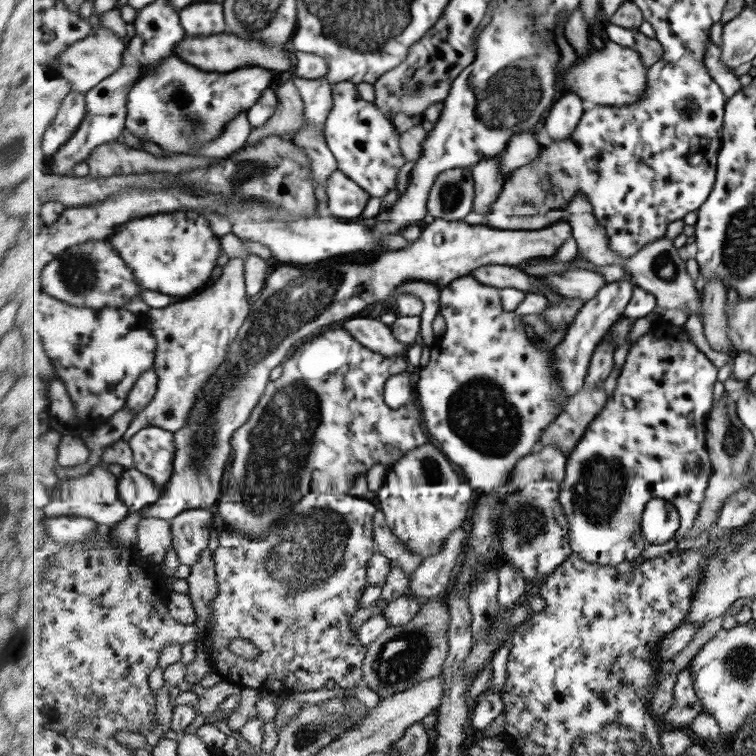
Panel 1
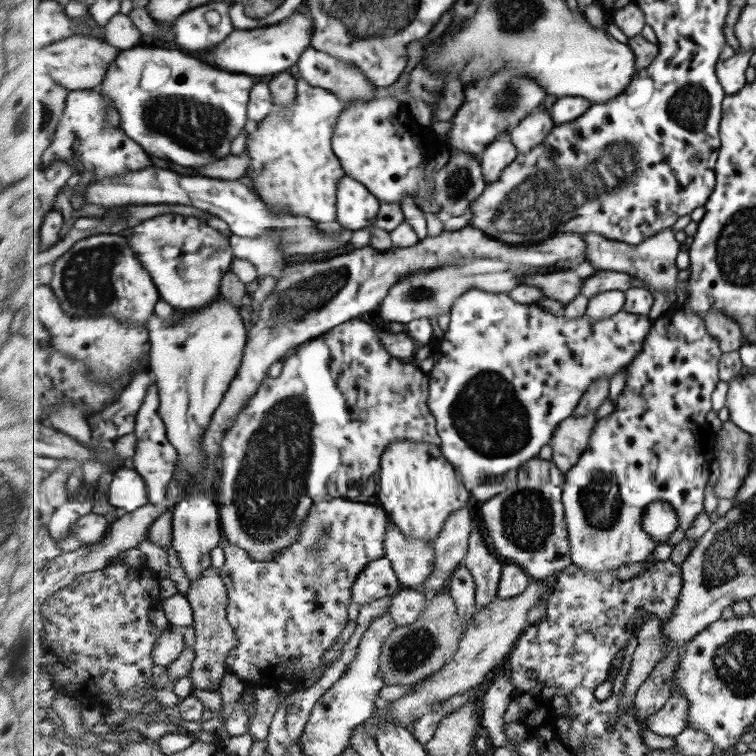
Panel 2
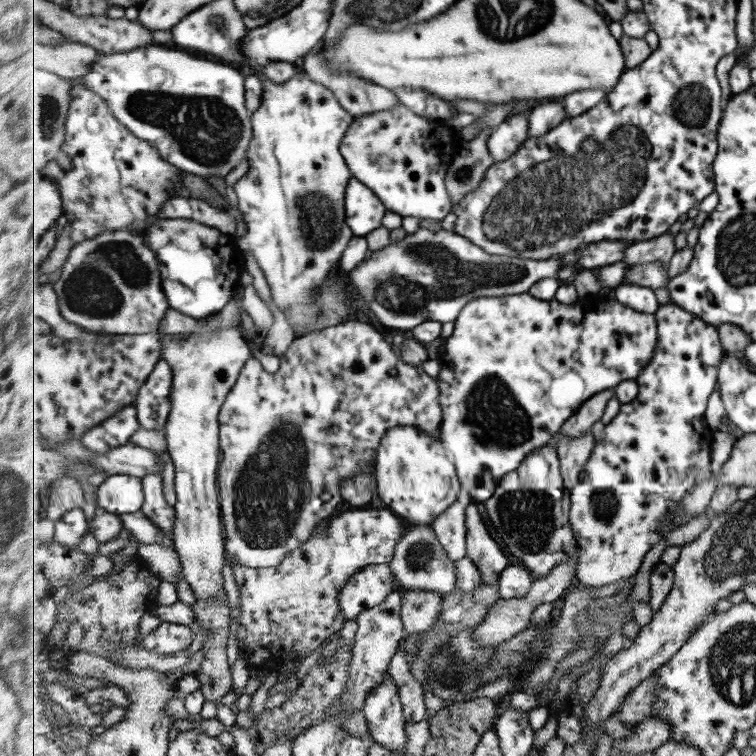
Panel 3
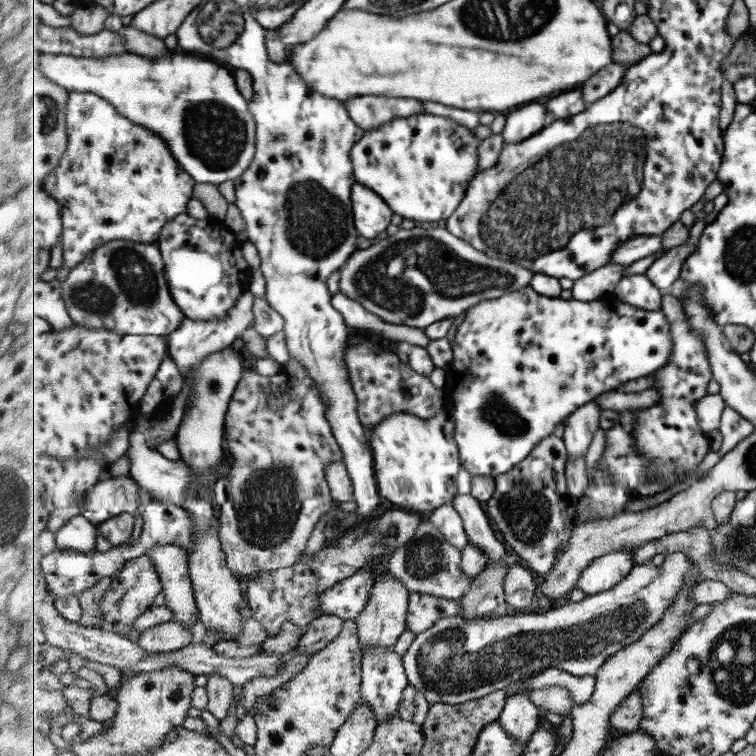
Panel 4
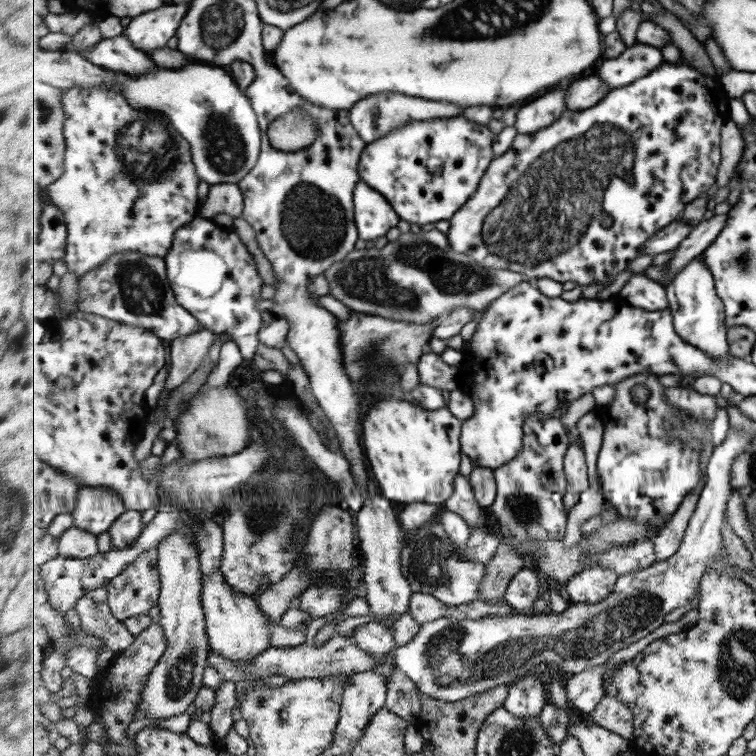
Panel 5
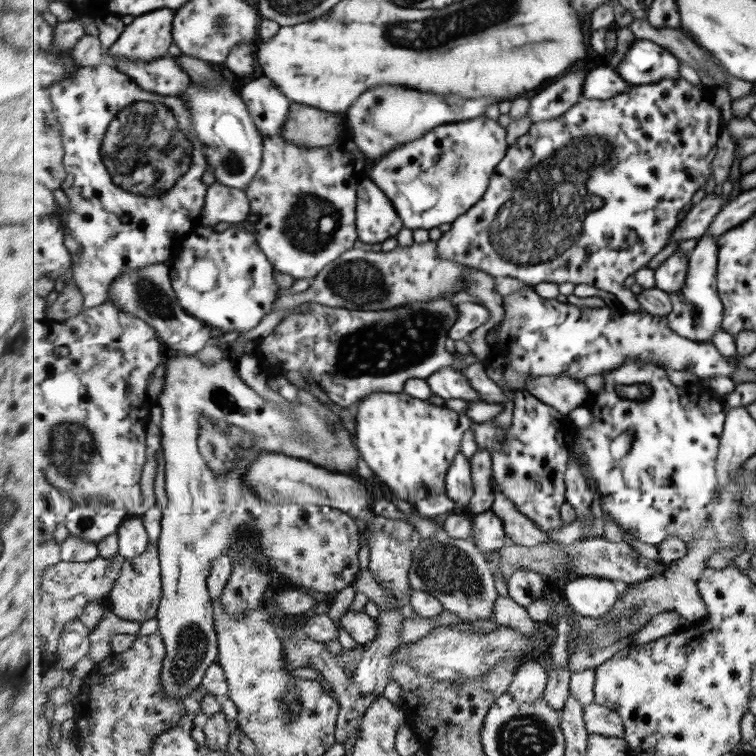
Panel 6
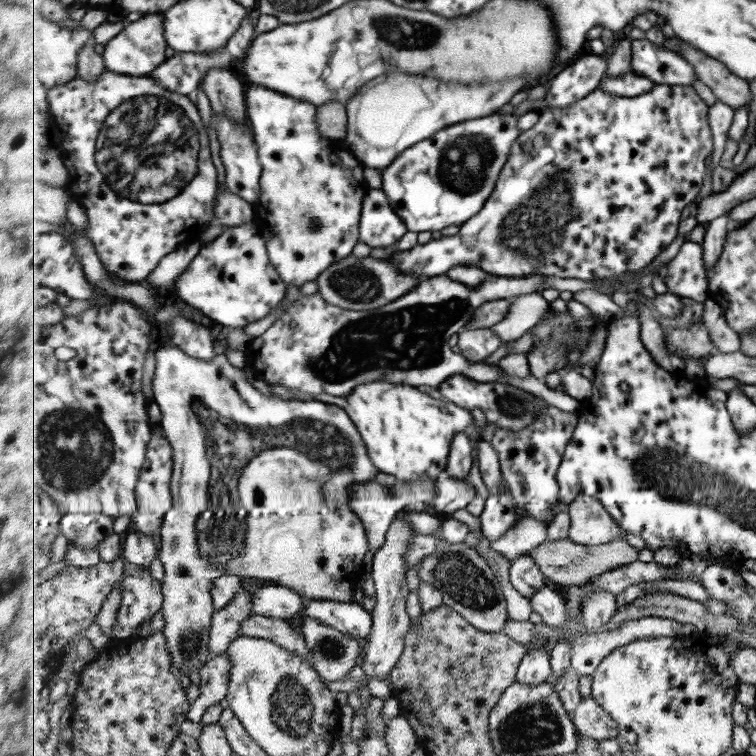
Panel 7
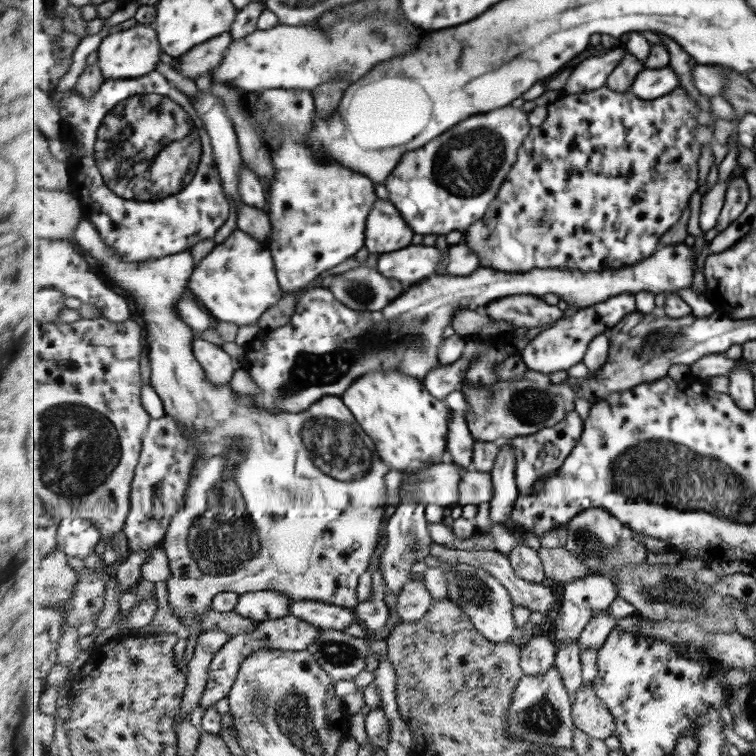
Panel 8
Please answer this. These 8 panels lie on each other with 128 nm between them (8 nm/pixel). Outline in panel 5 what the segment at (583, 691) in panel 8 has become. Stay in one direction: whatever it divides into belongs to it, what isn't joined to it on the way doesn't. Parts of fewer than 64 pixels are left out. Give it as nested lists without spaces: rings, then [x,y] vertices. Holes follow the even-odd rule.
[[[604,695],[603,701],[588,715],[588,719],[619,736],[631,739],[634,735],[635,715],[623,700]]]

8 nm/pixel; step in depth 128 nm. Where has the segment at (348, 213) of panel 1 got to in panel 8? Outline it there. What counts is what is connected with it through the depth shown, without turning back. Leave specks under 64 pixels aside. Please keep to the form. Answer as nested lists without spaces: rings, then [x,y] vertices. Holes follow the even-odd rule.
[[[377,200],[367,220],[366,248],[378,255],[410,247],[415,231],[390,200]]]

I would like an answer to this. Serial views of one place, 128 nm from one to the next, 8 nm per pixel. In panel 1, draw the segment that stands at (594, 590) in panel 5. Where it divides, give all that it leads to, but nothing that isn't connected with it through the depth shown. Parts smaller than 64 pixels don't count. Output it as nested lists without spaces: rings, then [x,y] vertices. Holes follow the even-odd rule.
[[[671,325],[669,330],[659,330],[653,326],[647,333],[639,337],[631,347],[626,356],[626,360],[621,368],[621,373],[617,378],[617,385],[609,398],[606,407],[595,417],[595,420],[589,424],[589,429],[585,432],[585,436],[581,438],[581,444],[577,444],[577,450],[567,460],[565,480],[563,480],[562,495],[560,496],[561,505],[567,513],[570,520],[570,545],[575,553],[583,560],[591,564],[601,564],[603,566],[617,566],[621,562],[639,562],[643,558],[643,551],[647,548],[647,540],[643,536],[642,518],[647,508],[647,504],[655,498],[667,500],[677,507],[681,515],[681,526],[676,532],[674,539],[683,540],[694,528],[694,524],[698,520],[698,512],[703,502],[707,498],[711,480],[715,476],[714,468],[710,458],[707,438],[709,428],[708,416],[713,405],[713,388],[717,384],[719,366],[713,364],[705,353],[701,352],[697,346],[689,339],[687,332],[682,326]]]

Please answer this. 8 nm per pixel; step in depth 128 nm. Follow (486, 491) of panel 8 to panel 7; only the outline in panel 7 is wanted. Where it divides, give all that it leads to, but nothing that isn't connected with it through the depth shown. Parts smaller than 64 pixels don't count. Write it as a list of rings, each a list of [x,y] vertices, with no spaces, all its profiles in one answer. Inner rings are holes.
[[[445,470],[437,480],[437,496],[427,508],[437,513],[452,513],[467,508],[475,500],[475,488],[468,478],[453,478]]]

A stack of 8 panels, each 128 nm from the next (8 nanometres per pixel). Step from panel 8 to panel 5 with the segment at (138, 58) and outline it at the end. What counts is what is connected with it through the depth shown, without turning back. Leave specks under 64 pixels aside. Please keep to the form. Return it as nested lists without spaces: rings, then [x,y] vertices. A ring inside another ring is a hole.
[[[187,2],[145,12],[141,16],[132,18],[123,35],[139,50],[145,52],[166,47],[167,42],[177,34],[189,8],[190,2]]]

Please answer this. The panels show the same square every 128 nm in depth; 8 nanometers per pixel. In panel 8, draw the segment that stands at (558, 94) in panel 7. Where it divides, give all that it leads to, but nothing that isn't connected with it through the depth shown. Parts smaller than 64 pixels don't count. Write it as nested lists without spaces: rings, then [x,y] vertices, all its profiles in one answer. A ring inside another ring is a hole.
[[[623,45],[609,50],[603,56],[586,54],[577,61],[562,93],[583,94],[605,87],[609,76],[627,53],[630,52]]]

